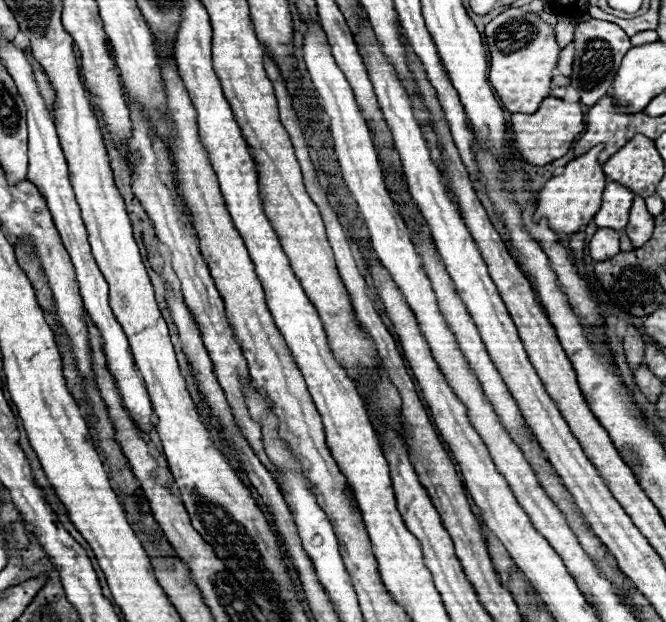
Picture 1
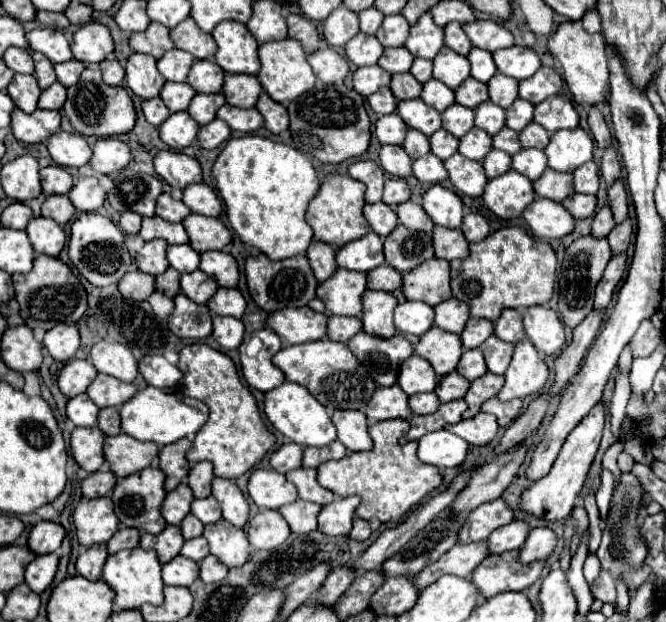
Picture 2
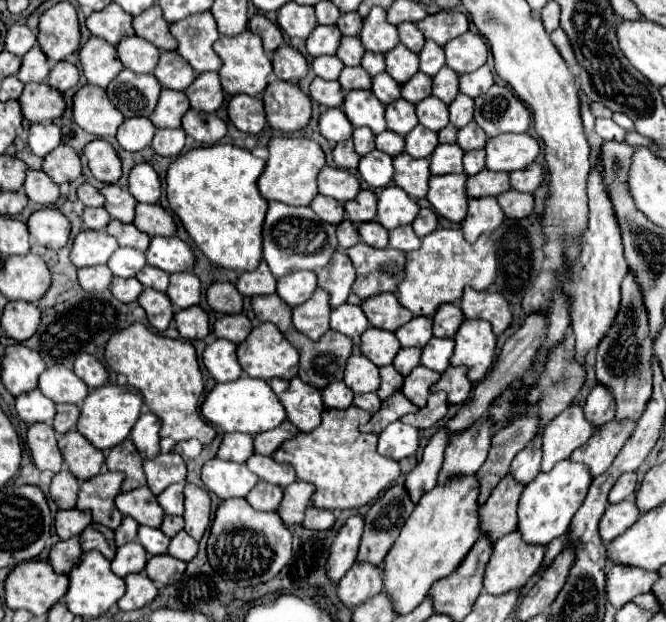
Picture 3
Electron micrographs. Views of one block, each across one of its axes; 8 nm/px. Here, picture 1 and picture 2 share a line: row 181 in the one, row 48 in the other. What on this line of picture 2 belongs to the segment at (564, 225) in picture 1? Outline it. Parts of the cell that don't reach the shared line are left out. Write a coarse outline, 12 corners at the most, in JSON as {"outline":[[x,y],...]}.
{"outline":[[564,22],[548,50],[580,106],[610,98],[602,34]]}

